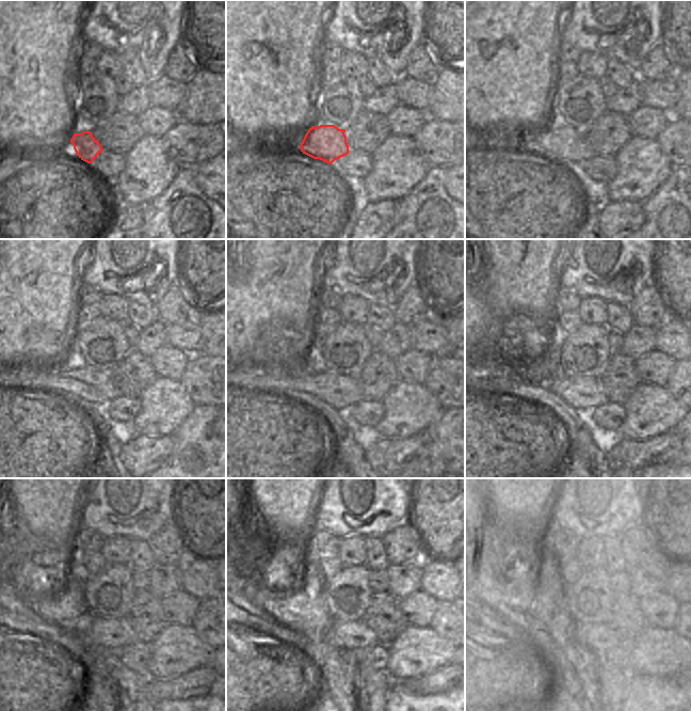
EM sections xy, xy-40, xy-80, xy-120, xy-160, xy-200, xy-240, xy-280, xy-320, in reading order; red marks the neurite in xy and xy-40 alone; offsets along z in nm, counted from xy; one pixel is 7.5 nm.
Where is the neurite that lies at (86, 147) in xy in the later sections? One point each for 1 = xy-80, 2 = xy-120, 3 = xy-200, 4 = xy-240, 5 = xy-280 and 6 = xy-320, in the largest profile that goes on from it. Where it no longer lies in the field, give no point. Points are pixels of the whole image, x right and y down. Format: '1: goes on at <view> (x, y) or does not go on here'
1: goes on at xy-80 (559, 143)
2: goes on at xy-120 (98, 389)
3: goes on at xy-200 (583, 394)
4: goes on at xy-240 (108, 634)
5: goes on at xy-280 (355, 636)
6: goes on at xy-320 (597, 638)

